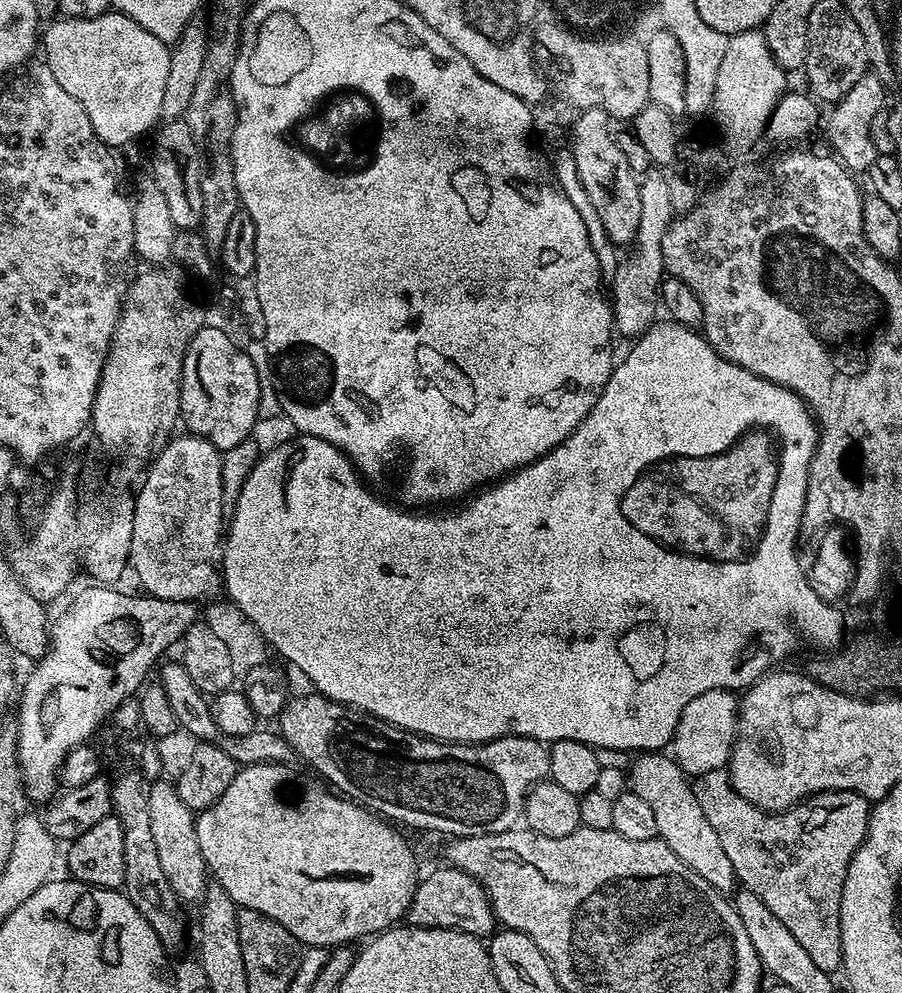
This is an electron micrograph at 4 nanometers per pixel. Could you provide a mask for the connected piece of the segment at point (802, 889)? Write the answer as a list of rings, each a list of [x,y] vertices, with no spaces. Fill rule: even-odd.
[[[723,771],[695,777],[692,789],[698,798],[698,806],[702,806],[702,814],[706,814],[710,826],[714,826],[714,834],[718,834],[718,838],[722,842],[722,850],[726,850],[726,858],[730,858],[730,866],[734,866],[737,881],[747,891],[758,894],[758,898],[762,898],[762,902],[766,902],[766,907],[781,920],[782,926],[786,926],[786,930],[790,930],[790,934],[794,934],[795,940],[803,946],[806,954],[810,954],[810,958],[817,964],[818,970],[829,974],[839,973],[844,962],[842,958],[842,926],[840,925],[842,886],[846,882],[846,870],[850,866],[858,846],[862,844],[868,833],[870,801],[865,796],[857,794],[857,792],[818,792],[806,800],[801,800],[798,804],[793,804],[792,807],[786,808],[782,812],[765,812],[764,809],[746,802],[746,798],[742,798],[742,794],[738,794],[738,790],[734,790],[732,781],[728,779]]]

